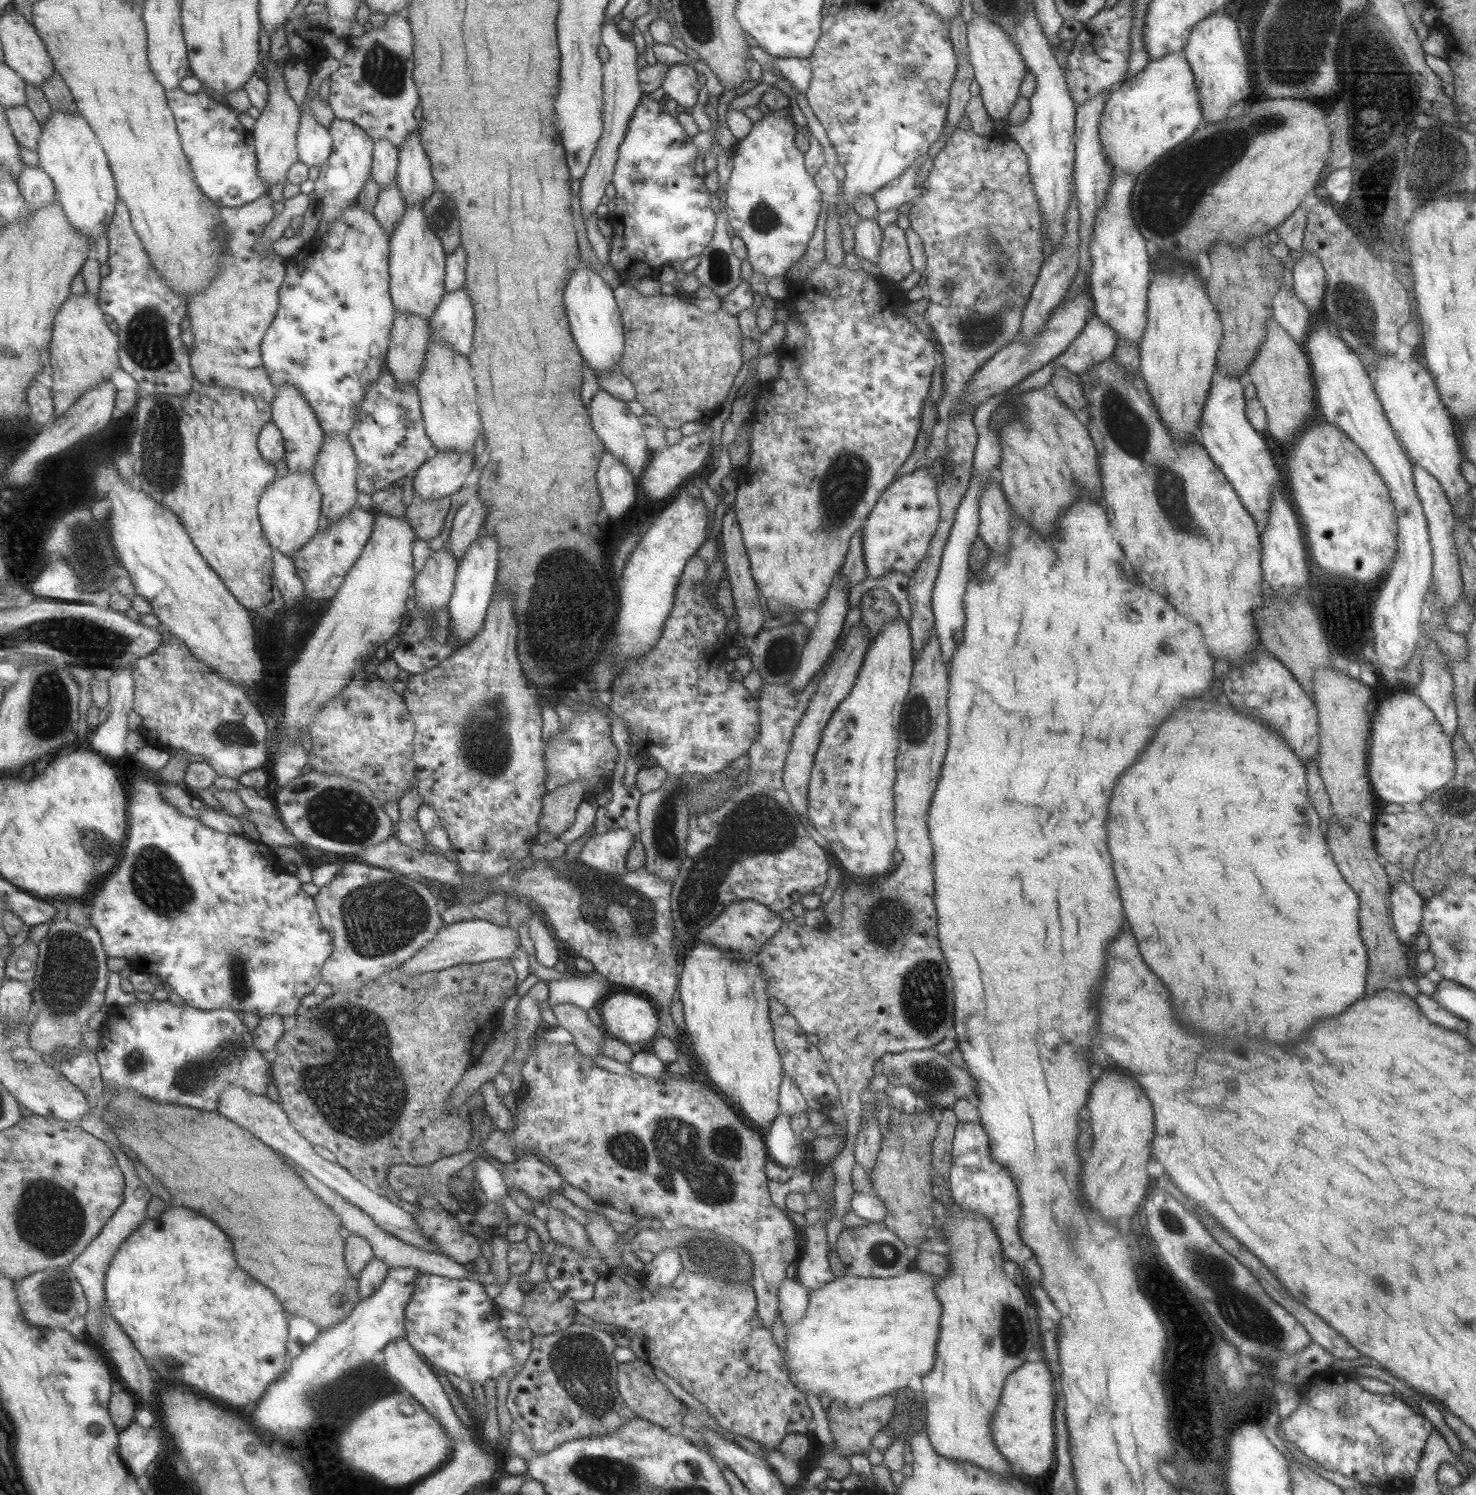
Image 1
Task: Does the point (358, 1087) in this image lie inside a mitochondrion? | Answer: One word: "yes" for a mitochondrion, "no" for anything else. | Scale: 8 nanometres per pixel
yes

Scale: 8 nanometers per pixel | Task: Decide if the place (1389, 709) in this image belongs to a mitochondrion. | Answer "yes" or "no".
no

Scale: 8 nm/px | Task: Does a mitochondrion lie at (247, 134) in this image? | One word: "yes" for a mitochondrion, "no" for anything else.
no

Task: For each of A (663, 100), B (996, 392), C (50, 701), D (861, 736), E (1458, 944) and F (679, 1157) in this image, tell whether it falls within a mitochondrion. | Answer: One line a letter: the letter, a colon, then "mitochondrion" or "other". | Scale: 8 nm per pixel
A: other
B: other
C: mitochondrion
D: other
E: mitochondrion
F: mitochondrion

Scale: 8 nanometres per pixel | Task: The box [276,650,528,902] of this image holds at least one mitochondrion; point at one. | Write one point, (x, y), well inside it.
(347, 817)

